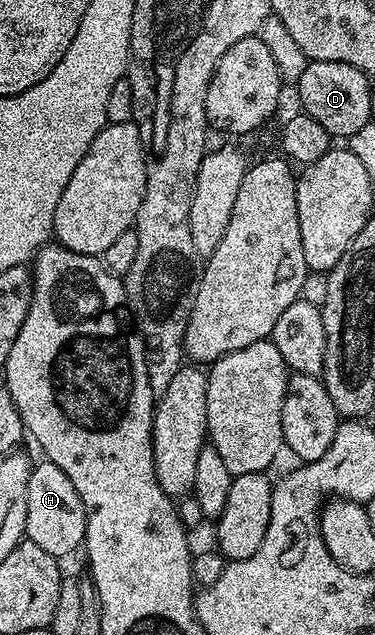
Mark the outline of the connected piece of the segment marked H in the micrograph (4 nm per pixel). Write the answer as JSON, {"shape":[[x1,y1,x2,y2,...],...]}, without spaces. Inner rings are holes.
{"shape":[[49,462,35,463,28,478,28,510,26,511,25,539,36,542,40,550,48,550,55,558,63,558,69,552,83,547,86,539,86,511,76,486,60,466]]}

